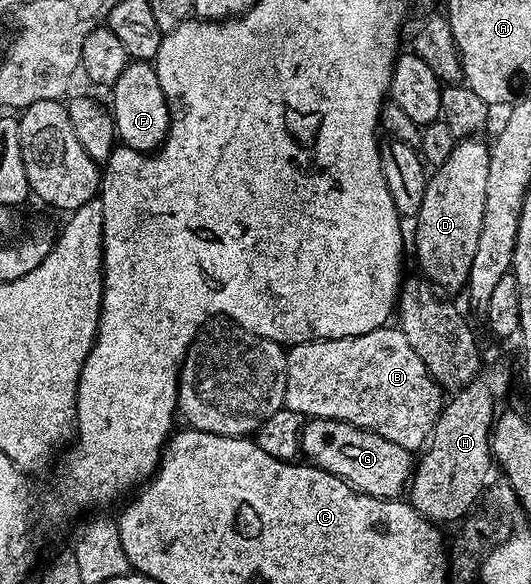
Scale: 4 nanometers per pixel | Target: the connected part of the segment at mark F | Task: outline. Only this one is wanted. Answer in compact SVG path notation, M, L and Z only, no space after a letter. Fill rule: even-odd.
M132 60L126 70L118 74L110 86L110 92L110 111L119 143L139 152L155 153L168 136L168 103L162 94L155 67L146 60Z

